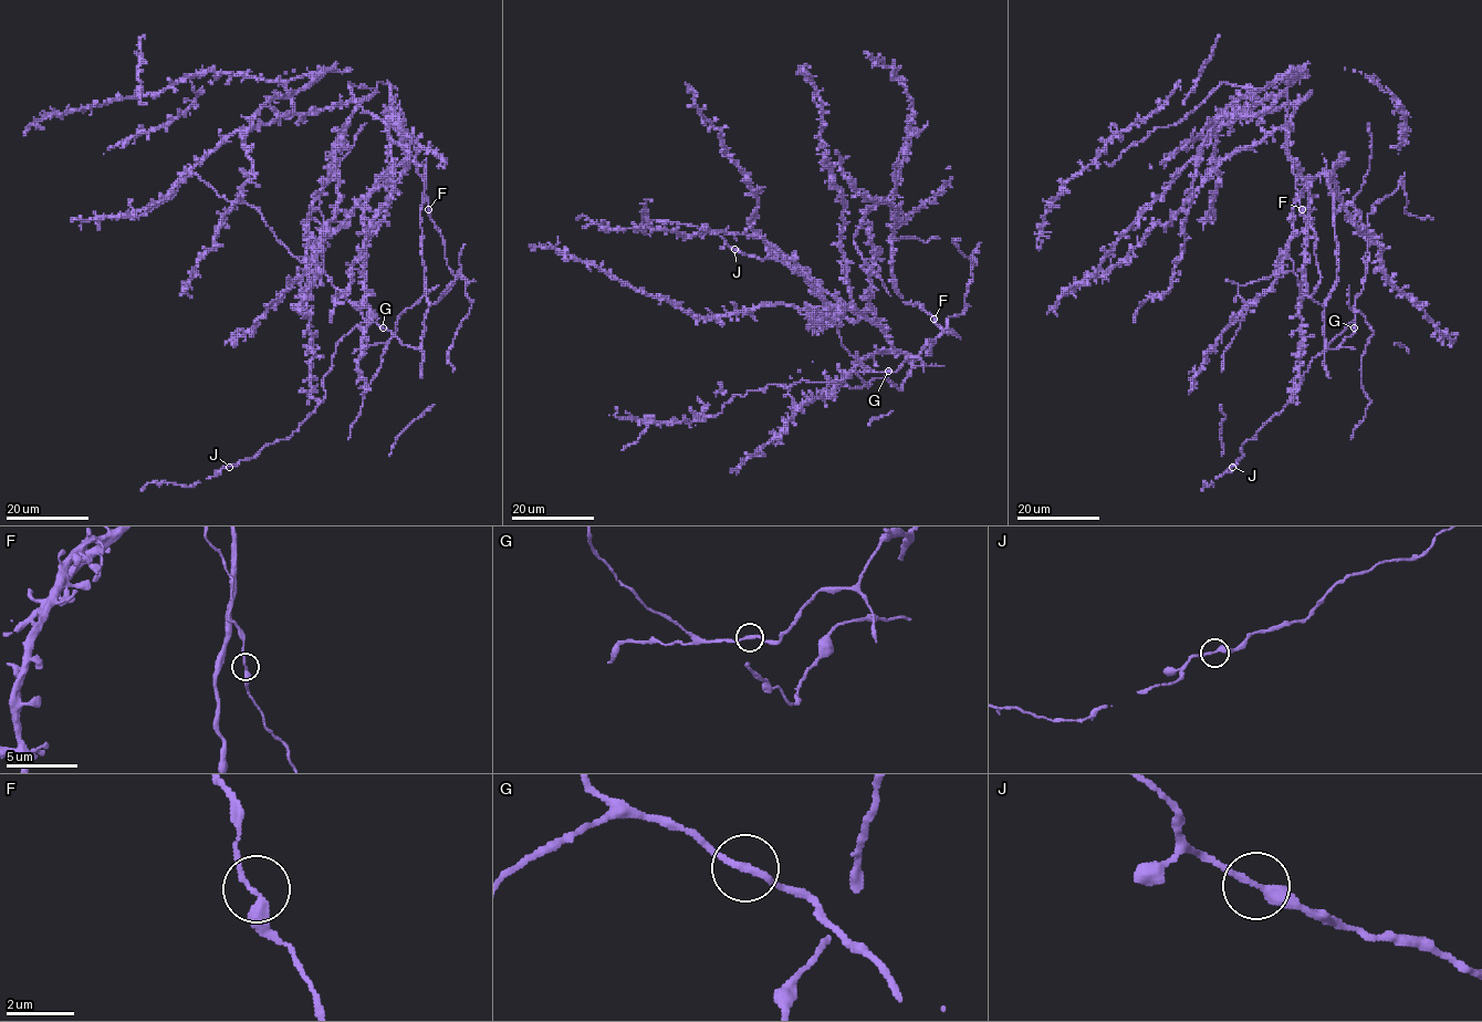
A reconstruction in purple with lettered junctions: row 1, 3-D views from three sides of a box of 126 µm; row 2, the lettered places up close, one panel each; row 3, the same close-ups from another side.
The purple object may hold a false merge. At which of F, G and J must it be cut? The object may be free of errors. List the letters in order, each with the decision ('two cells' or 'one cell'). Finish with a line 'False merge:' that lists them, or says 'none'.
F: one cell
G: one cell
J: one cell
False merge: none

